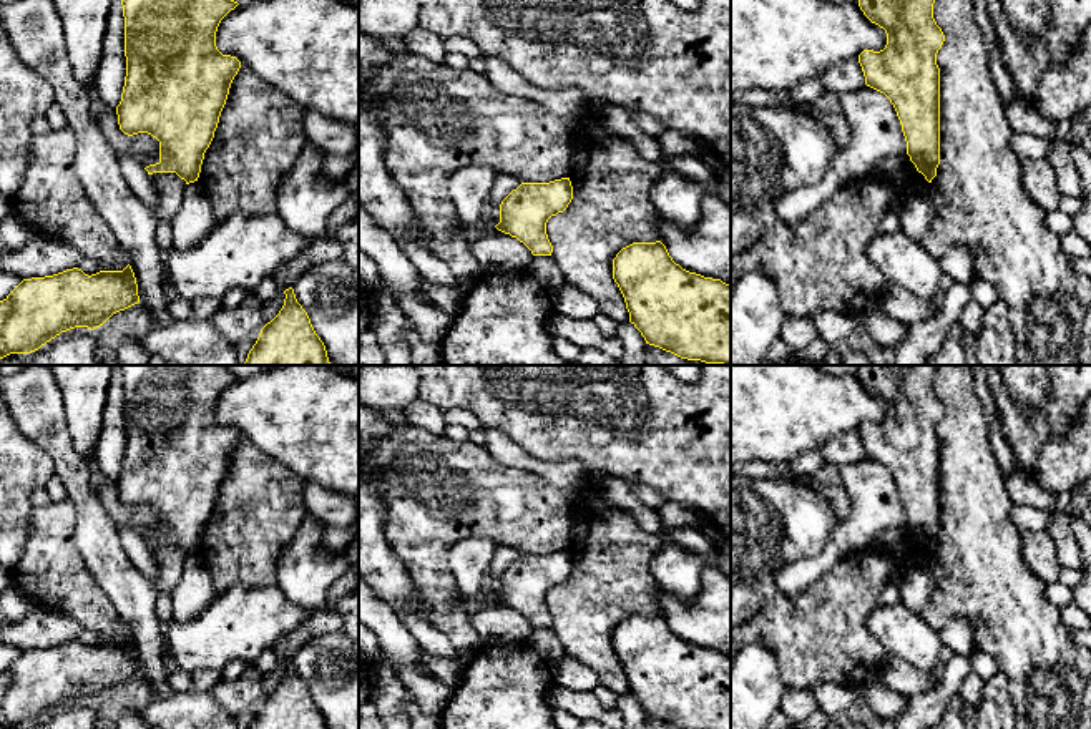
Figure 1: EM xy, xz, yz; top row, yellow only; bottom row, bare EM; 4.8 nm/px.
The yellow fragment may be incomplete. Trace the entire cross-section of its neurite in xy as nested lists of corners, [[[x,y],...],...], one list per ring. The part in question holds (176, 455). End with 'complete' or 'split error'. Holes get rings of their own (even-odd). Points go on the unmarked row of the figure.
[[[121,365],[121,377],[126,448],[116,478],[120,501],[128,508],[148,505],[159,513],[159,533],[144,540],[148,546],[176,545],[186,556],[194,555],[214,510],[231,455],[241,440],[236,428],[223,427],[216,418],[221,392],[239,375],[231,372],[229,365]]] | complete

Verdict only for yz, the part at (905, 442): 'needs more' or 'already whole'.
already whole

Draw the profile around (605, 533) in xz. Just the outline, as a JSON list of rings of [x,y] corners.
[[[591,482],[571,506],[573,571],[546,594],[551,629],[565,654],[593,669],[599,684],[619,697],[629,694],[629,684],[613,651],[613,631],[633,614],[661,613],[649,563],[661,550],[663,533],[643,531]]]

